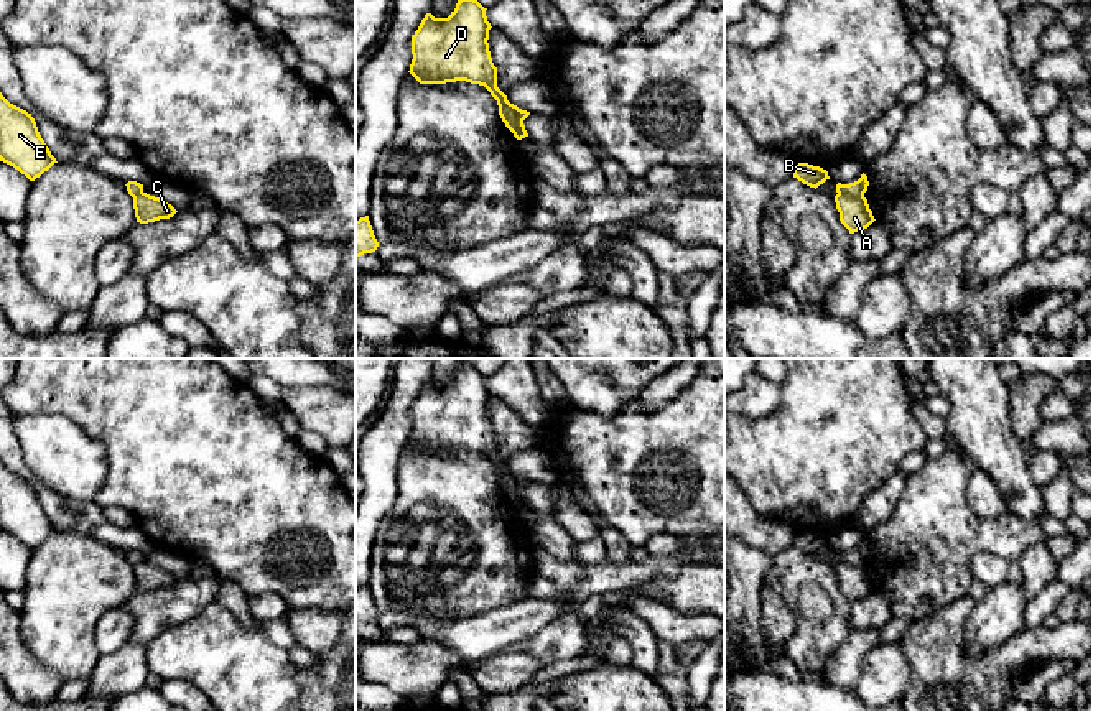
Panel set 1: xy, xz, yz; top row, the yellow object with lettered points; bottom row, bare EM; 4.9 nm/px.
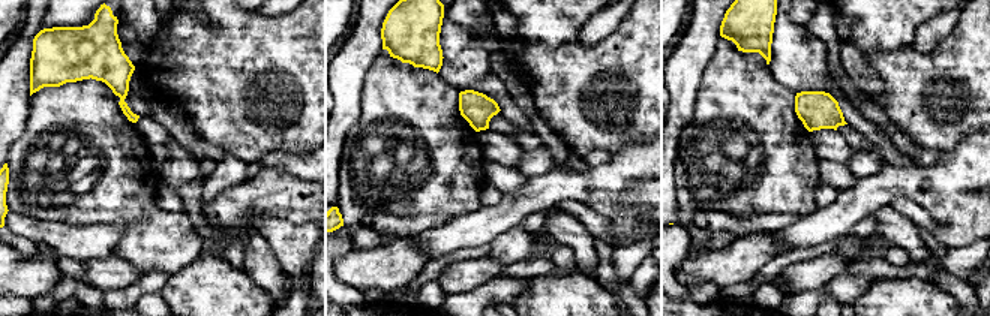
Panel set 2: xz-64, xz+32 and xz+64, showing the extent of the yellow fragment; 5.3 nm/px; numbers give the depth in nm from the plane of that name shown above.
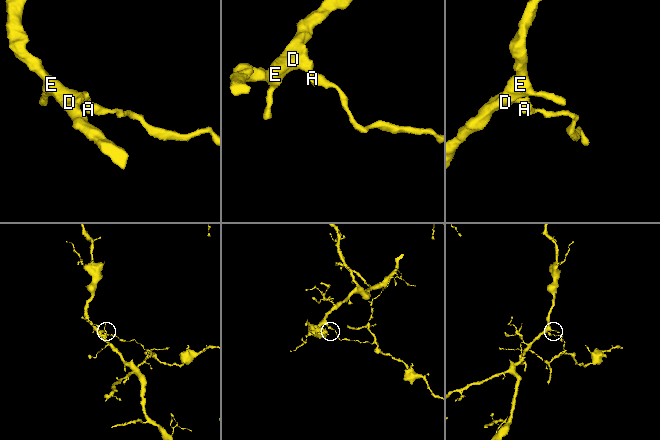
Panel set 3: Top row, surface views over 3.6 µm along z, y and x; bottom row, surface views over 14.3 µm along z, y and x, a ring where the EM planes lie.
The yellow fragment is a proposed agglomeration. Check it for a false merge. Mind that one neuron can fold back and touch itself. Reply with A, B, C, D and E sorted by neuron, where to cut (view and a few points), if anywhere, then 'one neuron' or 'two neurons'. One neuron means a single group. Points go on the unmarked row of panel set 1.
groups A C / B D E; cut xz (507, 471), (511, 499); two neurons

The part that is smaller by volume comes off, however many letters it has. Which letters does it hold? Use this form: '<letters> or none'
A, C

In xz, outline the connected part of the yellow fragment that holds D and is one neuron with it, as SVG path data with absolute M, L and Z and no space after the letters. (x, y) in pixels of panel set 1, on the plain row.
M461 367L448 387L426 382L412 405L410 443L420 453L466 449L484 454L497 469L499 484L512 499L507 464L497 456L497 436L489 420L486 379L474 367Z

